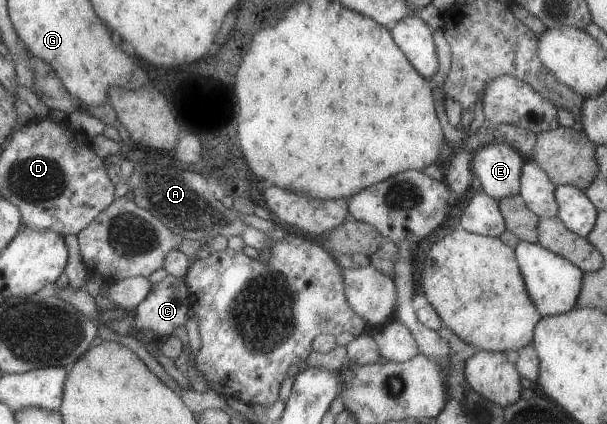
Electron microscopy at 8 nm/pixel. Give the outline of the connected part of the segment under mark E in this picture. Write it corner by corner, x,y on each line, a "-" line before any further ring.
494,141
475,151
473,174
480,180
483,191
500,201
521,193
521,171
525,162
519,151

